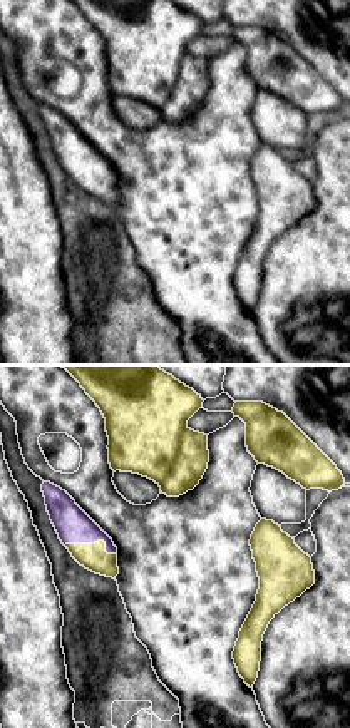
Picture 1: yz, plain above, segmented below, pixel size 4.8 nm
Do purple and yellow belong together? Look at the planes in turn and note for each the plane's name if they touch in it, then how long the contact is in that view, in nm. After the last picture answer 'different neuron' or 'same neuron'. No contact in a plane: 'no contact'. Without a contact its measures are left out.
meets purple in yz; contact 260 nm long

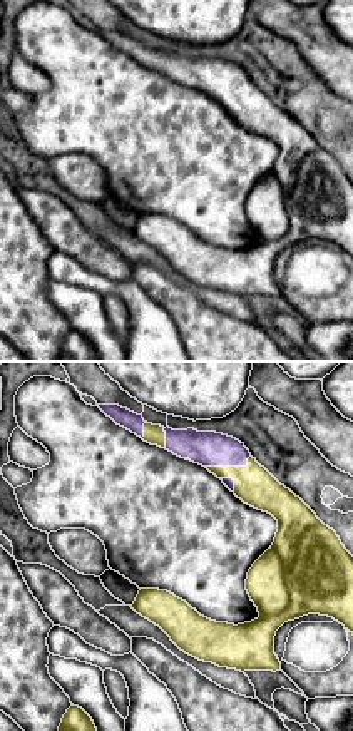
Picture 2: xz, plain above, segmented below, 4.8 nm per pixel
meets purple in xz; contact 220 nm long

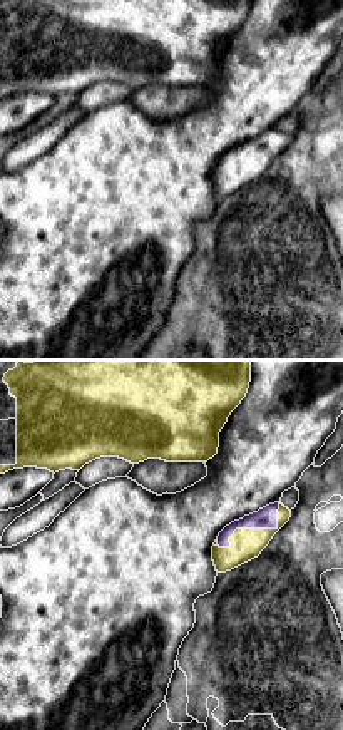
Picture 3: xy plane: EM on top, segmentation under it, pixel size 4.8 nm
meets purple in xy; contact 380 nm long

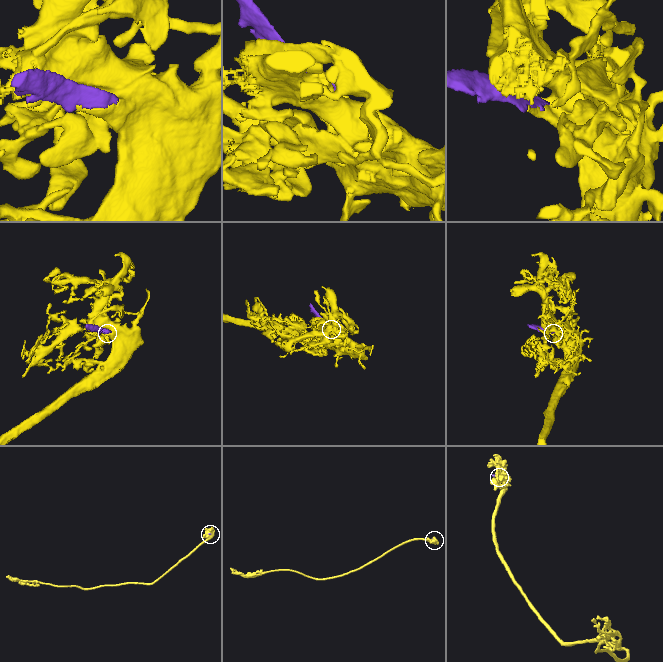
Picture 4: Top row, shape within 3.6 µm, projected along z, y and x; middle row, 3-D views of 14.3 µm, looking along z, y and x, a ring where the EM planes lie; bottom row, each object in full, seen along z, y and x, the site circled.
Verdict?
same neuron

